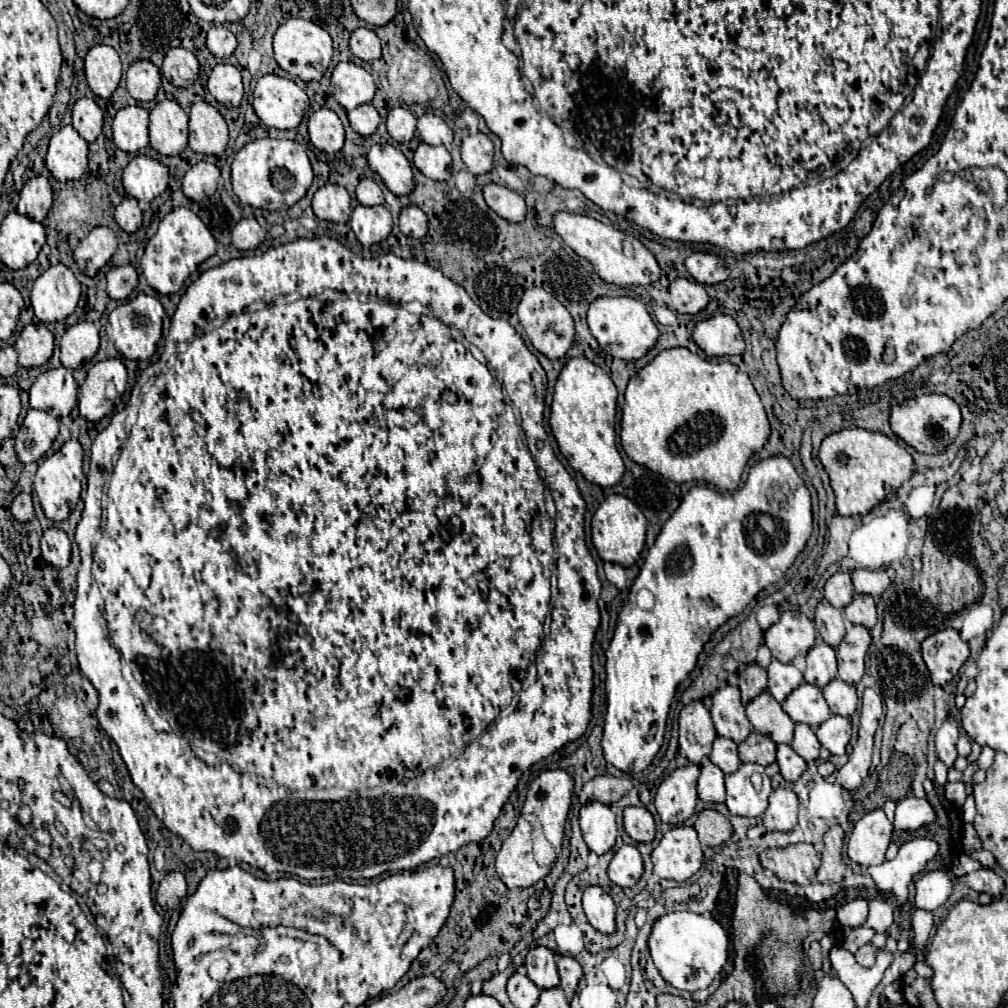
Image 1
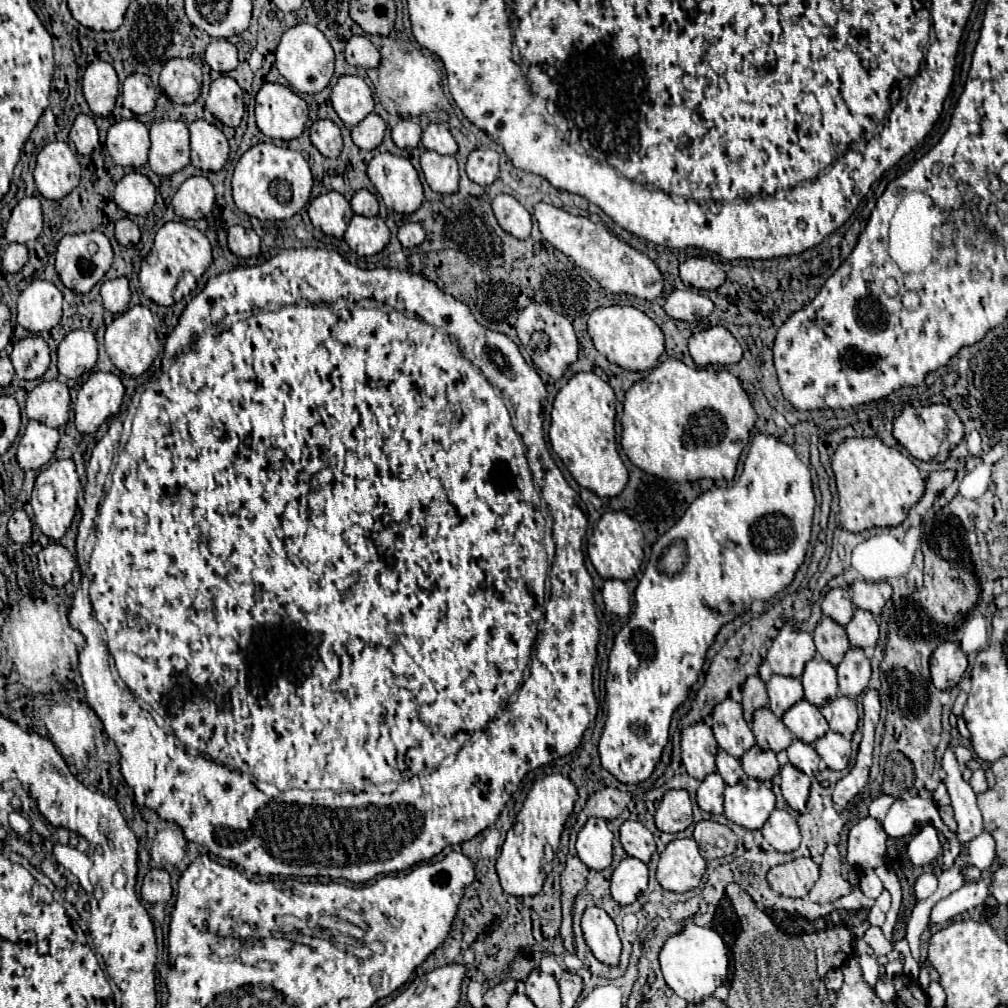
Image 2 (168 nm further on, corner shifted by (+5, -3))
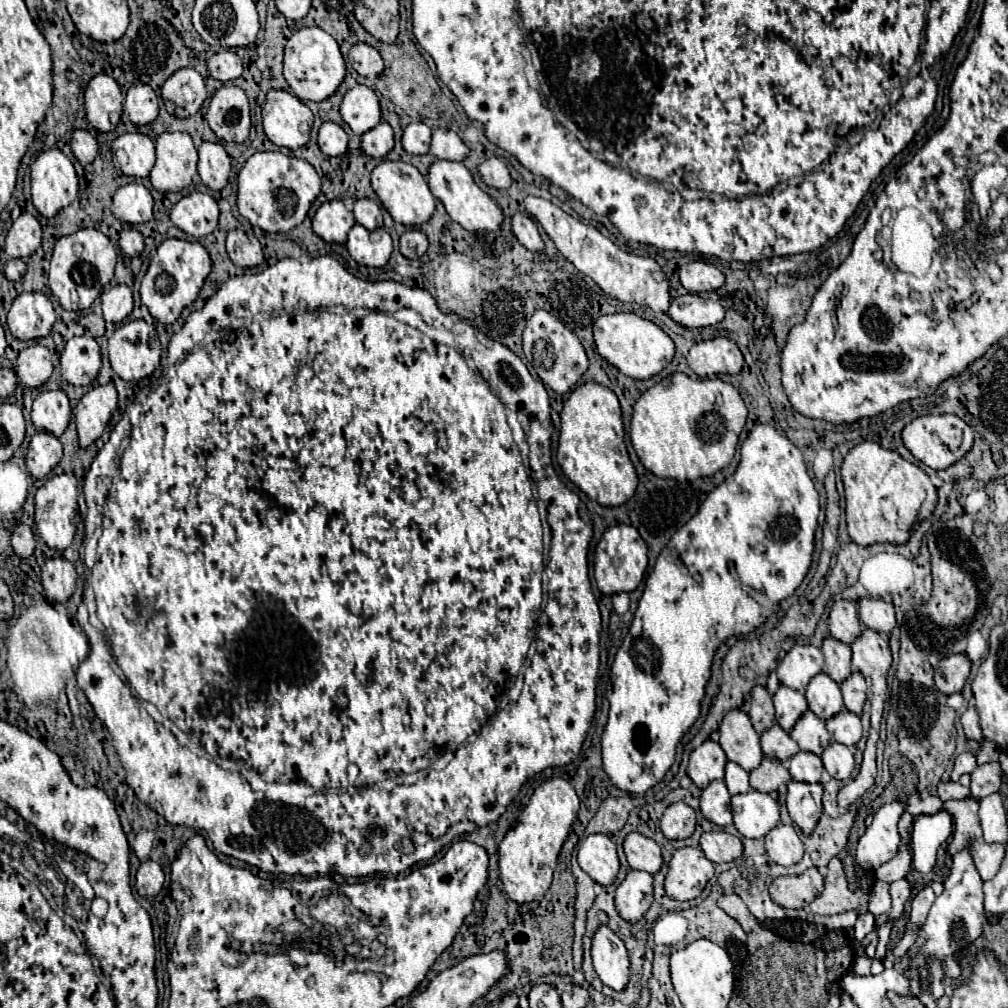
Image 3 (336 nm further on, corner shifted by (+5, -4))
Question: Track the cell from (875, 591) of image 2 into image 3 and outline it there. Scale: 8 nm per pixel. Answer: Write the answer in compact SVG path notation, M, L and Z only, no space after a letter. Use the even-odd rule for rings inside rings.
M862 598L858 602L860 608L860 622L880 634L890 636L894 626L896 626L896 618L894 618L894 606L884 602L884 600L876 600L876 598Z

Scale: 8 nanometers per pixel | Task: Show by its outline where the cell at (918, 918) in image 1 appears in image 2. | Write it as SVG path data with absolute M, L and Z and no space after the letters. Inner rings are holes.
M982 877L978 883L968 883L962 889L954 891L950 897L938 901L932 911L930 911L930 925L940 925L944 921L950 921L952 917L980 905L986 901L986 897L990 897L988 893L988 881L990 877Z

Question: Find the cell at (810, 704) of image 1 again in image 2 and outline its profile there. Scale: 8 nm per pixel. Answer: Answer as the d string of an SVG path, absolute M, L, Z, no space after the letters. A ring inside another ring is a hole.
M806 699L792 705L784 717L784 725L804 743L814 743L818 737L822 737L828 731L828 723L824 721L824 715L820 709Z

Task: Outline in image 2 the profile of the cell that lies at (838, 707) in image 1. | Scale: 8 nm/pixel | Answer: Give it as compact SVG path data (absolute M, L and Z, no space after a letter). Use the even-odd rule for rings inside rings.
M838 695L836 699L828 701L822 707L822 715L826 717L828 725L832 731L842 733L842 735L852 735L856 731L858 725L858 711L856 711L856 703L850 697Z

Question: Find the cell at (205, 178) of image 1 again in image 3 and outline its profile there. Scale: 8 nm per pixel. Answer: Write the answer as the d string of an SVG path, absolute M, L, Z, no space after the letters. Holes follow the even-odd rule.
M192 192L172 208L170 218L176 228L192 238L208 236L218 226L218 204L204 192Z

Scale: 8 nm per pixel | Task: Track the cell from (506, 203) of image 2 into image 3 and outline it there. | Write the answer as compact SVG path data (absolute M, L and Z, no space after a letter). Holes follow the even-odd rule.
M516 214L512 218L512 232L516 234L518 242L522 246L526 246L528 250L532 250L532 252L542 252L544 250L544 242L540 238L538 226L536 226L536 222L530 216Z

